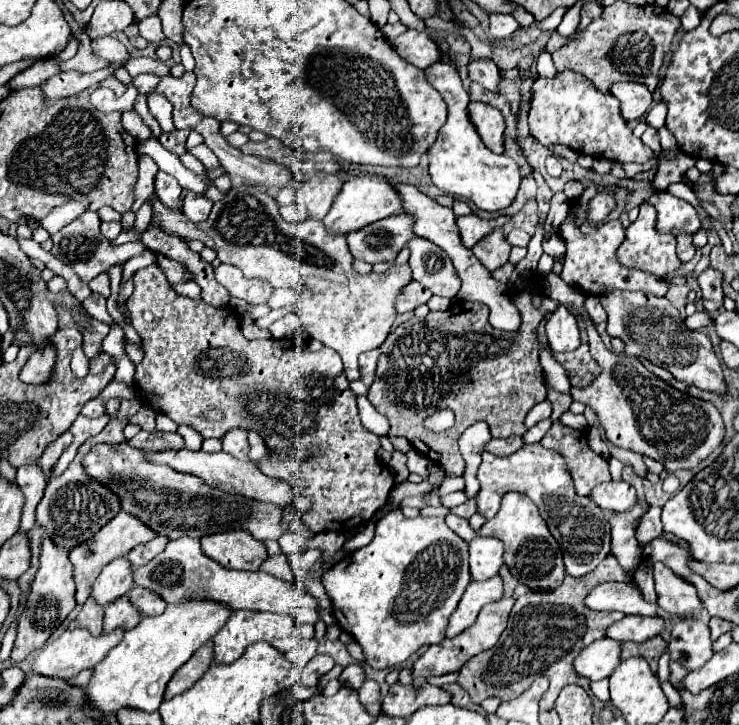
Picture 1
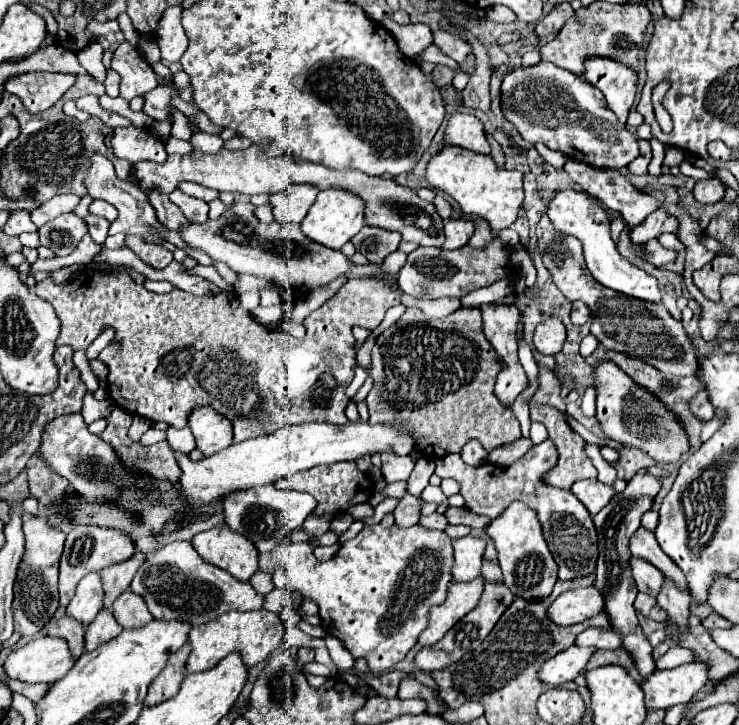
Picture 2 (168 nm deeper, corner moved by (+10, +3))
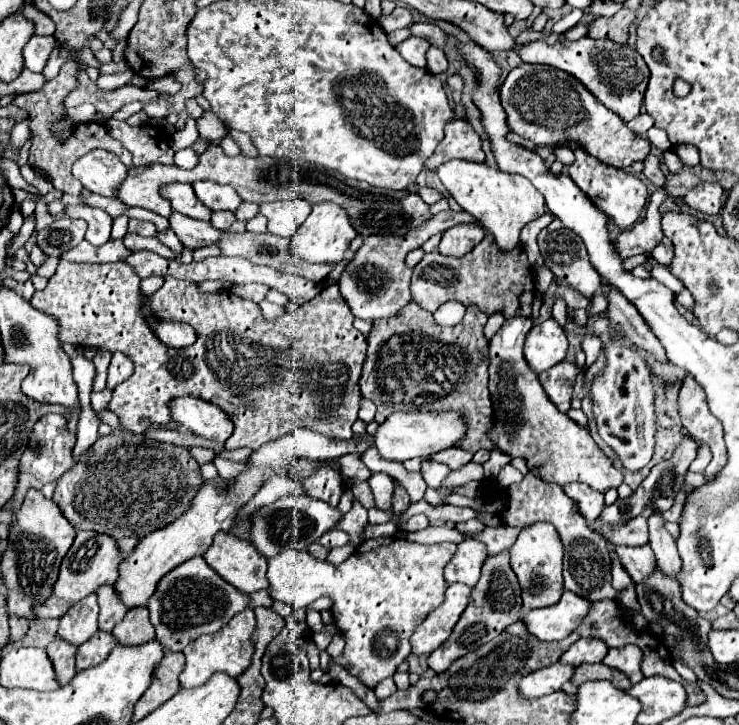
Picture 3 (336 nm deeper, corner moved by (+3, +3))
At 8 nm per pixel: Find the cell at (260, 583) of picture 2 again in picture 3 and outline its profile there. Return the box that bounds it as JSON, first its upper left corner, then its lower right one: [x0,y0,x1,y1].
[251,589,273,609]

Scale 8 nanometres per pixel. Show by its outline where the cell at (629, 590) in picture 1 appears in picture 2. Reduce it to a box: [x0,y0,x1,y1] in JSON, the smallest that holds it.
[548,587,604,627]

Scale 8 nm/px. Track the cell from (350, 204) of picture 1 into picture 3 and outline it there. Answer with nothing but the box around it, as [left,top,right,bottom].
[291,201,357,263]

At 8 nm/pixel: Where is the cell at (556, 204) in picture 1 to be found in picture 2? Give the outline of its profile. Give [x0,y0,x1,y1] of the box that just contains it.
[536,215,696,375]

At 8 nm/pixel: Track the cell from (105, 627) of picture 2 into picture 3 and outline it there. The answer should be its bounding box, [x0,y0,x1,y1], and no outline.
[77,631,117,671]

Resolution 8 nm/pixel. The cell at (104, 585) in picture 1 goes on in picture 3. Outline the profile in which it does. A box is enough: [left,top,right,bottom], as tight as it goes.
[59,593,97,645]

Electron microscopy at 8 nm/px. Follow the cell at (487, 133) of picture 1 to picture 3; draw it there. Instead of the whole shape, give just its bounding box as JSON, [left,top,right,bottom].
[427,119,485,169]

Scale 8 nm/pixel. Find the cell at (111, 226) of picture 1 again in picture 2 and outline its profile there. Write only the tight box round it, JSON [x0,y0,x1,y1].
[86,215,110,245]

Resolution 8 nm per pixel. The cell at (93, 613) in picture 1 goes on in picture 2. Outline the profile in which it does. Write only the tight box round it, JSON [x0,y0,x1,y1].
[50,615,86,659]

